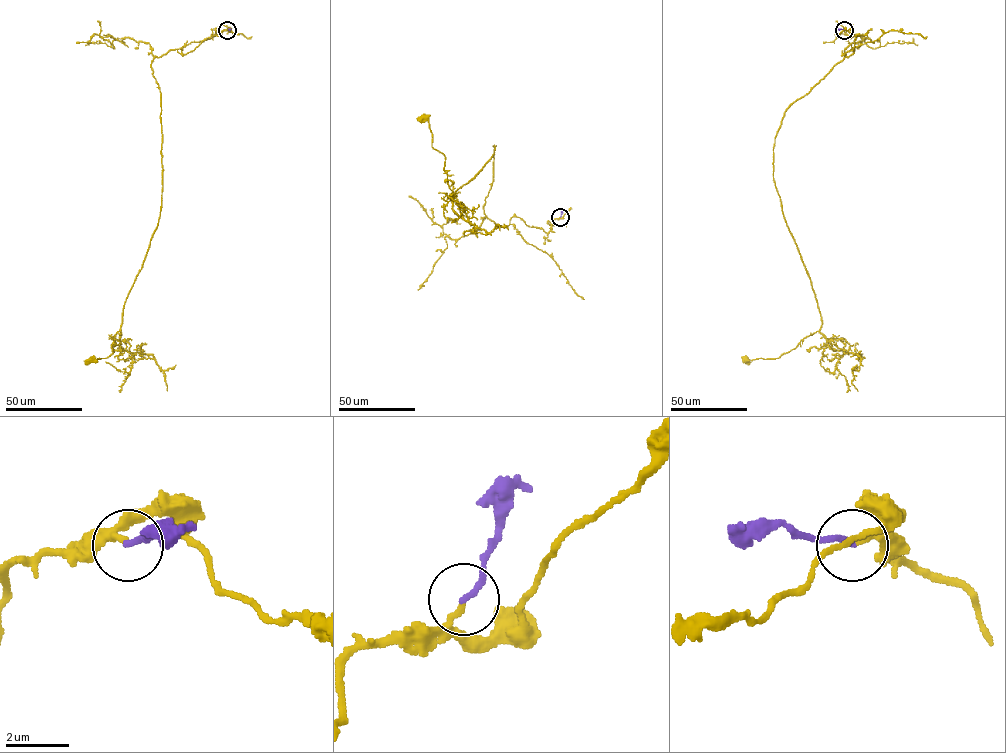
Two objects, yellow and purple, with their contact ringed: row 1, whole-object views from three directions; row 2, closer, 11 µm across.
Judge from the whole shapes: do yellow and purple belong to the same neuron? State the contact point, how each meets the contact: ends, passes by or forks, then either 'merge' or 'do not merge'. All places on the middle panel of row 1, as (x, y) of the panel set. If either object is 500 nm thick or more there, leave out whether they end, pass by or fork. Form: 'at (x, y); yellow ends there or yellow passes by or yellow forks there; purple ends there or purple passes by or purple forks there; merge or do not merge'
at (560, 217); yellow ends there; purple ends there; merge

